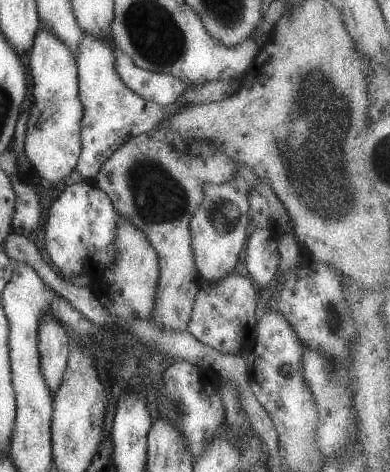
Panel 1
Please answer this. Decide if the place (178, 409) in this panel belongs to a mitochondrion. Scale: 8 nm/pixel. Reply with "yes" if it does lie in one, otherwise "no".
yes

